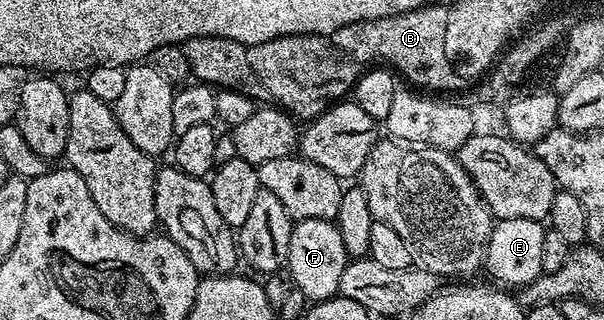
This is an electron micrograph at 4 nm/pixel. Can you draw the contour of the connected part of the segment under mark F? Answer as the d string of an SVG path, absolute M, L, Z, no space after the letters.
M300 219L291 232L289 245L289 261L287 271L293 277L297 290L310 303L322 302L334 297L341 289L343 268L351 261L347 248L343 244L343 236L336 221Z

